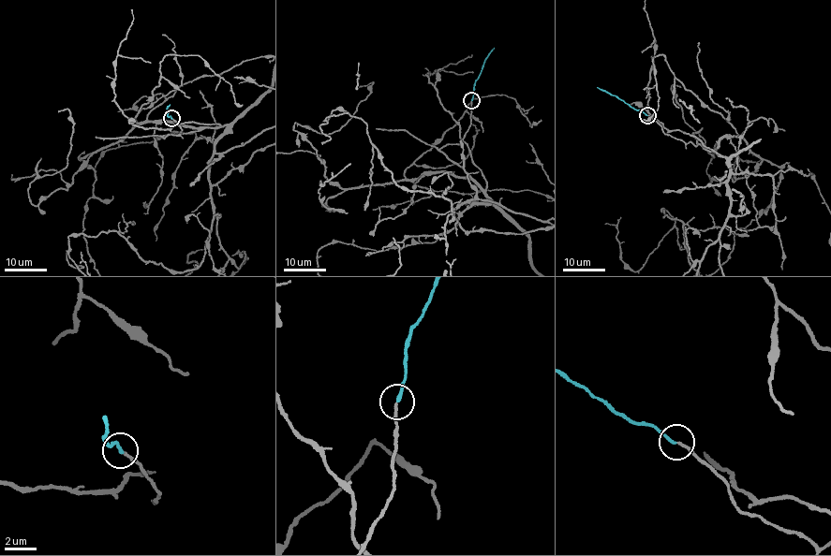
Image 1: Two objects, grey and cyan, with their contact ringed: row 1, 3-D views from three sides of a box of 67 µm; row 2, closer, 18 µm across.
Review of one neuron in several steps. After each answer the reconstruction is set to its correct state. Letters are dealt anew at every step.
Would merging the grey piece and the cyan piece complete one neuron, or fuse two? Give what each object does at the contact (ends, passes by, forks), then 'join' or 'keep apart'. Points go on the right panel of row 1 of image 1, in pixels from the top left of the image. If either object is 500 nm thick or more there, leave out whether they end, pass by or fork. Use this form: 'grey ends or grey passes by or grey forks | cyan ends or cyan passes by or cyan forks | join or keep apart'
grey ends | cyan ends | join

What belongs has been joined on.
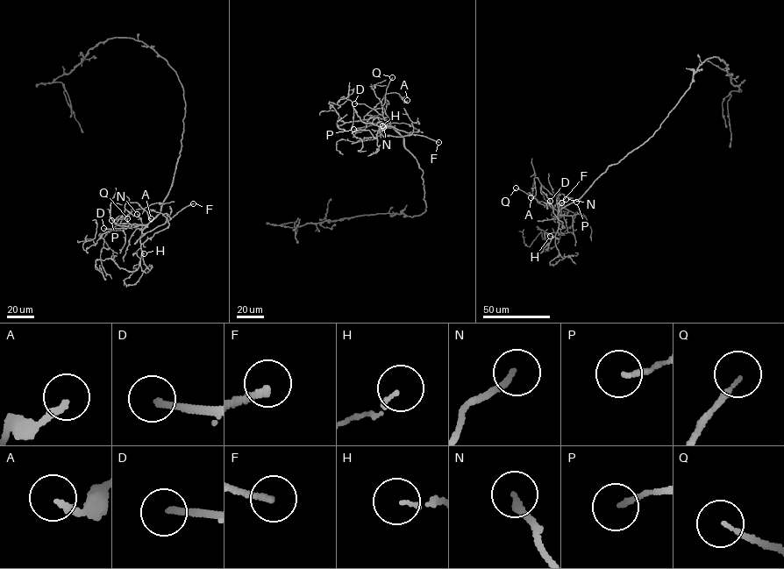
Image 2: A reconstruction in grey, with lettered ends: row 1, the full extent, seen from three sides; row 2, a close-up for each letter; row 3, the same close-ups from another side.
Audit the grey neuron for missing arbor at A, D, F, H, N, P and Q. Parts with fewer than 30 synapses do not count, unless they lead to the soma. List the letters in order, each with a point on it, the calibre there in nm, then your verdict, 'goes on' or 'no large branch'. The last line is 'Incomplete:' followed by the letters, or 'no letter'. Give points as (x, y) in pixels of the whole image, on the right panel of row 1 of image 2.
A: place (530, 197); calibre 200 nm; no large branch
D: place (550, 201); calibre 180 nm; goes on
F: place (561, 202); calibre 170 nm; goes on
H: place (550, 236); calibre 90 nm; no large branch
N: place (566, 199); calibre 200 nm; no large branch
P: place (576, 202); calibre 140 nm; no large branch
Q: place (516, 188); calibre 130 nm; no large branch
Incomplete: D, F

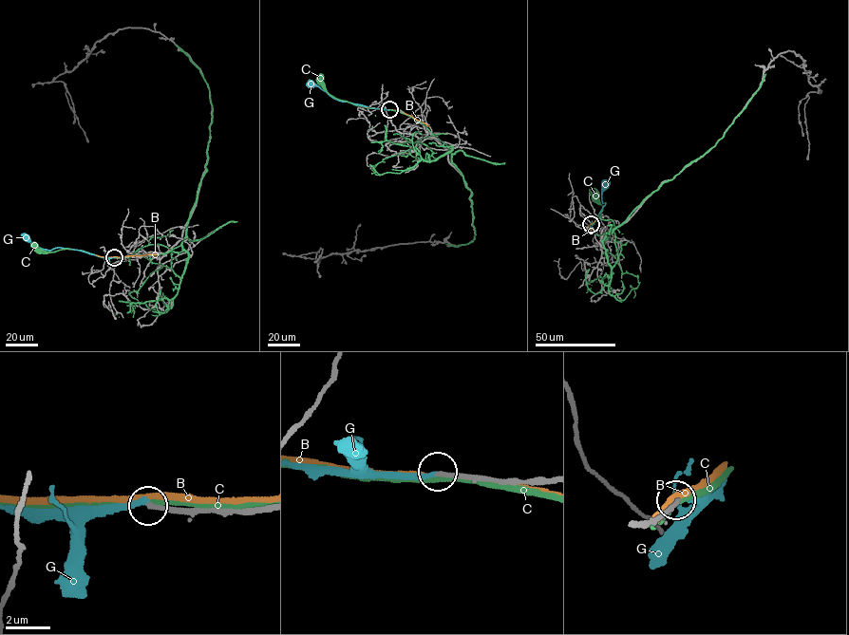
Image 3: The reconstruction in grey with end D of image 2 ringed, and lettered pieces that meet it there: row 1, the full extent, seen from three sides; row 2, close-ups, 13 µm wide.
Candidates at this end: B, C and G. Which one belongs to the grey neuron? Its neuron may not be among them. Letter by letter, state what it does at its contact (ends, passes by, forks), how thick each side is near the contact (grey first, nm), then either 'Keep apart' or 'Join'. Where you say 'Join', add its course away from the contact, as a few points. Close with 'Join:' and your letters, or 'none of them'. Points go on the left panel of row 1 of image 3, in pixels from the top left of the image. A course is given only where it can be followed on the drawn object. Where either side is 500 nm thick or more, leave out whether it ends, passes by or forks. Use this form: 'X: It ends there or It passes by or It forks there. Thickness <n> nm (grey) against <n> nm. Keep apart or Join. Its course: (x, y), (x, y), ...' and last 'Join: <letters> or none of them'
B: It passes by. Thickness 190 nm (grey) against 240 nm. Keep apart
C: It passes by. Thickness 300 nm (grey) against 200 nm. Keep apart
G: It ends there. Thickness 200 nm (grey) against 280 nm. Keep apart
Join: none of them

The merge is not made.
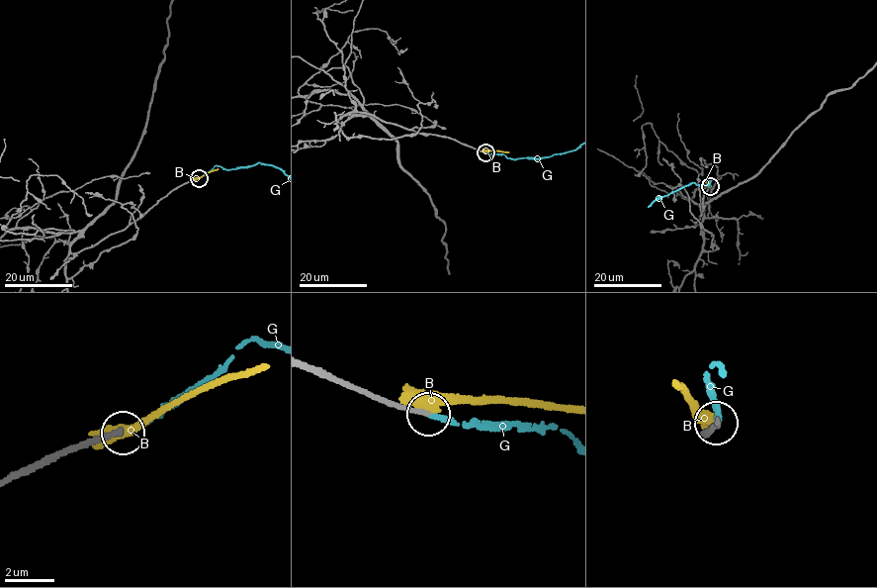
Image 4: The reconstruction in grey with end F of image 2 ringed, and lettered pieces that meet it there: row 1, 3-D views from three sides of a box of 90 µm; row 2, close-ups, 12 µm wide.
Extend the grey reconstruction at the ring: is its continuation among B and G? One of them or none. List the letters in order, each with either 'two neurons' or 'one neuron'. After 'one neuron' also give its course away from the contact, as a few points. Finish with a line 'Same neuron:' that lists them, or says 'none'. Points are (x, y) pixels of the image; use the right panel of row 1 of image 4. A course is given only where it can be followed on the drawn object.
B: two neurons
G: one neuron
Same neuron: G

